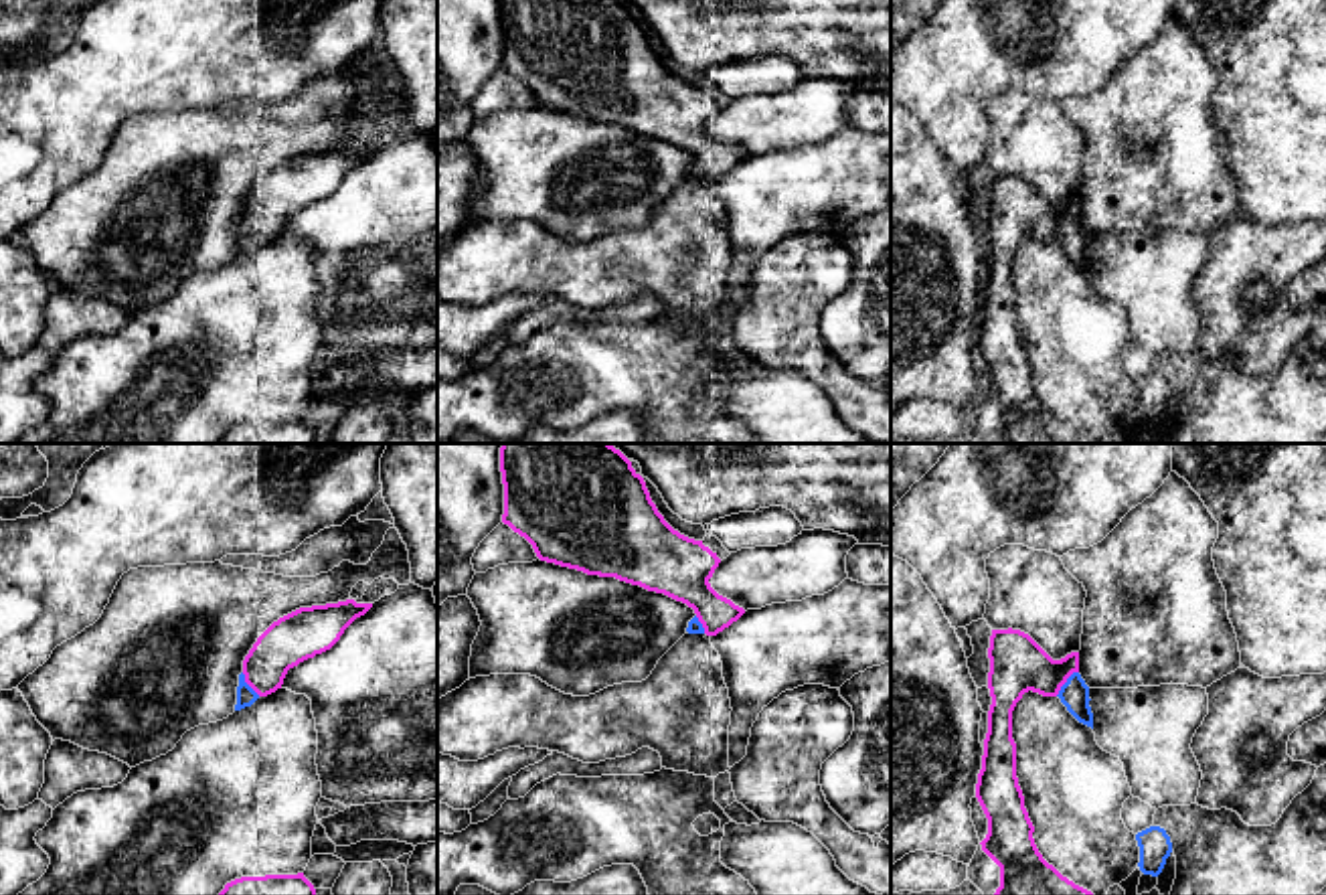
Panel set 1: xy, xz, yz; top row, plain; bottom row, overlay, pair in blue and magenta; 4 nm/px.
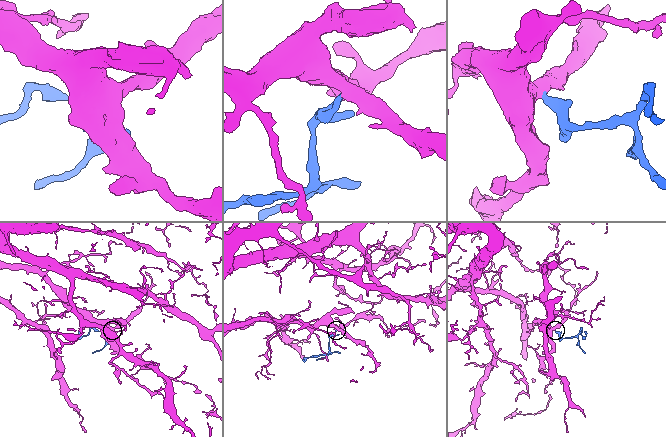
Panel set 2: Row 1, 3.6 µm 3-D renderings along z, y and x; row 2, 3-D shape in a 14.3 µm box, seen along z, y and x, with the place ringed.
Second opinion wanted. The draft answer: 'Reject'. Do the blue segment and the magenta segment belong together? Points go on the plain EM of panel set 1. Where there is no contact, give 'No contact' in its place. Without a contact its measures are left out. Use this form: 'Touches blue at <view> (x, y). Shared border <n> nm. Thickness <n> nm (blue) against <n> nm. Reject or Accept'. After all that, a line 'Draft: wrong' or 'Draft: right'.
Touches blue at yz (1065, 229). Shared border 140 nm. Thickness 110 nm (blue) against 220 nm. Accept
Draft: wrong

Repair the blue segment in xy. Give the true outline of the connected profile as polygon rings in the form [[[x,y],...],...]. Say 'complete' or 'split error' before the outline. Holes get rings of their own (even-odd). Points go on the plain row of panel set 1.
split error; [[[354,146],[300,154],[273,168],[253,190],[239,221],[235,257],[281,235],[289,215],[330,196],[372,150]]]

